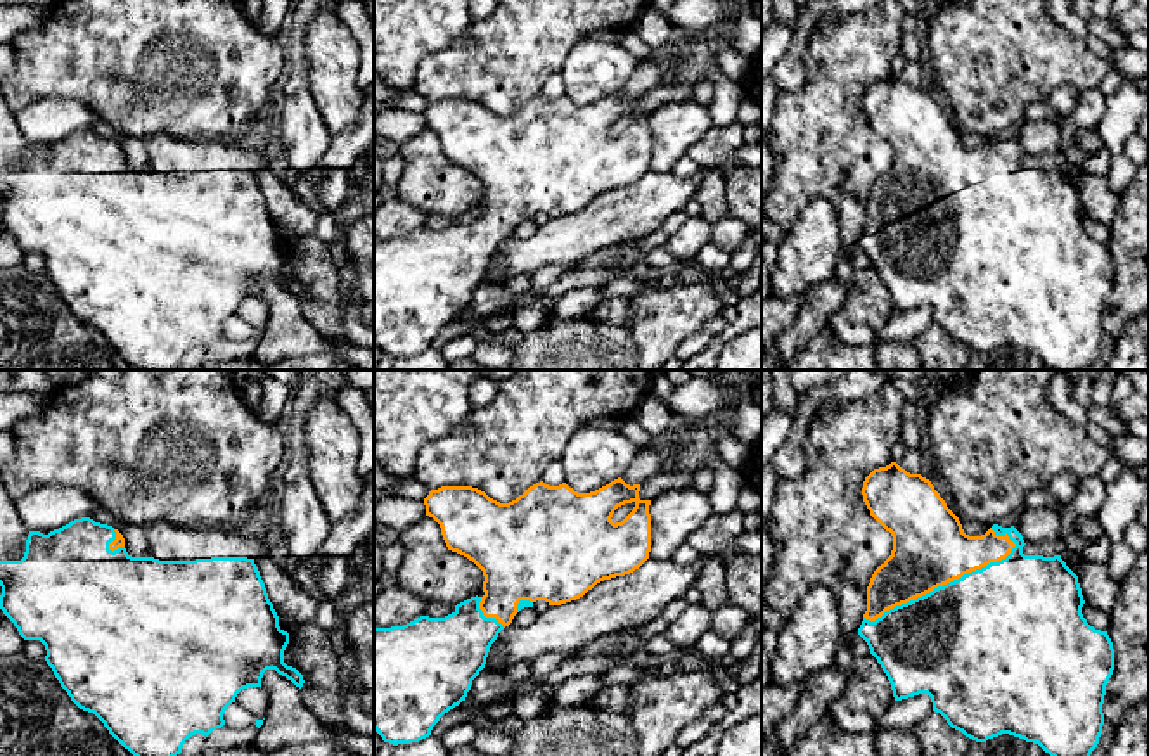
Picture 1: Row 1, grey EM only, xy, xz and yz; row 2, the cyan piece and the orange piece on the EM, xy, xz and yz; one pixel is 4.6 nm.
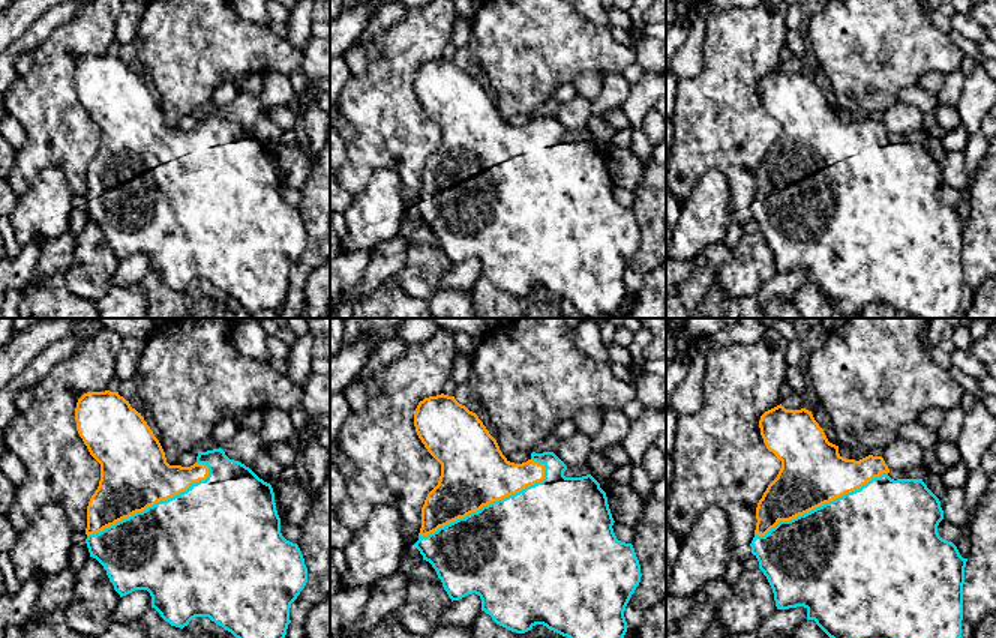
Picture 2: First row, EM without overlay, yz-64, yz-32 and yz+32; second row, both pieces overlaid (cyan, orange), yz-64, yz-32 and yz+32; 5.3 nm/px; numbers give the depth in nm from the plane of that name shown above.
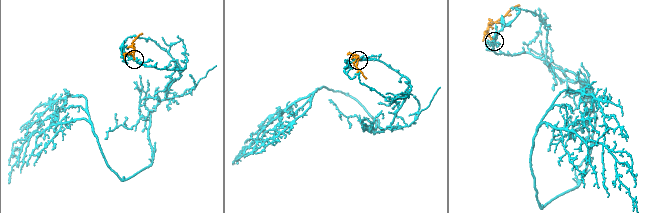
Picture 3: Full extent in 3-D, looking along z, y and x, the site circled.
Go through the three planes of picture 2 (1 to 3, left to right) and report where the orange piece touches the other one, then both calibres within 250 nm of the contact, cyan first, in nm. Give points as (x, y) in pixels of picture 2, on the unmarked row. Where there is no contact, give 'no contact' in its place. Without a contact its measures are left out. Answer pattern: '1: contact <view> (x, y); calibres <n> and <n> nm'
1: contact yz-64 (153, 168); calibres 500 and 360 nm
2: contact yz-32 (488, 168); calibres 500 and 360 nm
3: contact yz+32 (822, 168); calibres 500 and 340 nm

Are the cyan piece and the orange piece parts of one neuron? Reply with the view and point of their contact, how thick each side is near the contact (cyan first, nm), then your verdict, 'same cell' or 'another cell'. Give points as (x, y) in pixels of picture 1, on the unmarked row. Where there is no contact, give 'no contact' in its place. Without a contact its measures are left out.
contact yz (940, 199); calibres 500 and 360 nm; same cell

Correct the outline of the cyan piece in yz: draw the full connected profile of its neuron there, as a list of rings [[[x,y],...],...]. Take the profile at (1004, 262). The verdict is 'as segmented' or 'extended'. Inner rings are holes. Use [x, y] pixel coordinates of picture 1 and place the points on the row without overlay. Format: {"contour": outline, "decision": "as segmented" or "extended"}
{"contour": [[[896,74],[874,81],[863,93],[862,107],[870,128],[891,145],[893,163],[870,190],[867,199],[867,223],[858,240],[858,247],[867,254],[870,266],[886,285],[895,313],[928,306],[933,315],[933,324],[940,325],[952,341],[976,355],[986,355],[988,351],[1009,346],[1024,351],[1026,355],[1038,356],[1052,370],[1090,370],[1102,346],[1102,317],[1106,298],[1114,282],[1114,261],[1107,244],[1095,242],[1083,230],[1082,220],[1085,213],[1078,189],[1066,178],[1061,168],[1024,168],[1023,159],[1026,156],[1014,138],[1002,140],[993,137],[981,149],[966,147],[959,130],[947,119],[931,93],[921,86],[907,85]]], "decision": "extended"}

